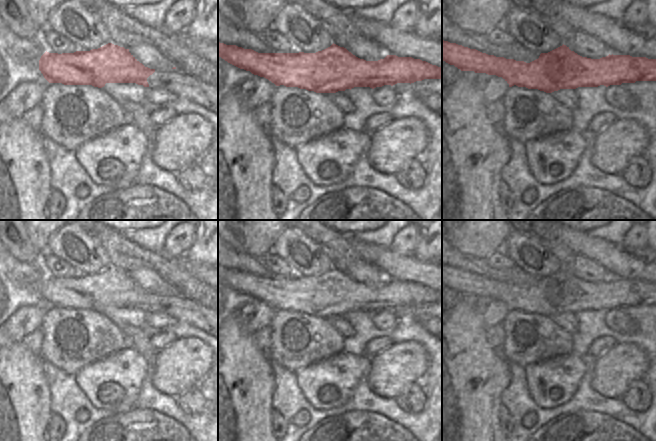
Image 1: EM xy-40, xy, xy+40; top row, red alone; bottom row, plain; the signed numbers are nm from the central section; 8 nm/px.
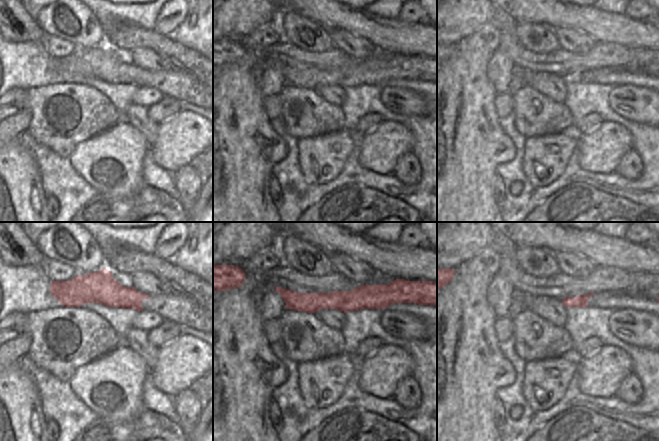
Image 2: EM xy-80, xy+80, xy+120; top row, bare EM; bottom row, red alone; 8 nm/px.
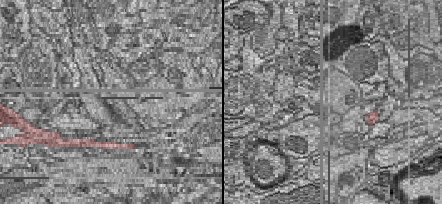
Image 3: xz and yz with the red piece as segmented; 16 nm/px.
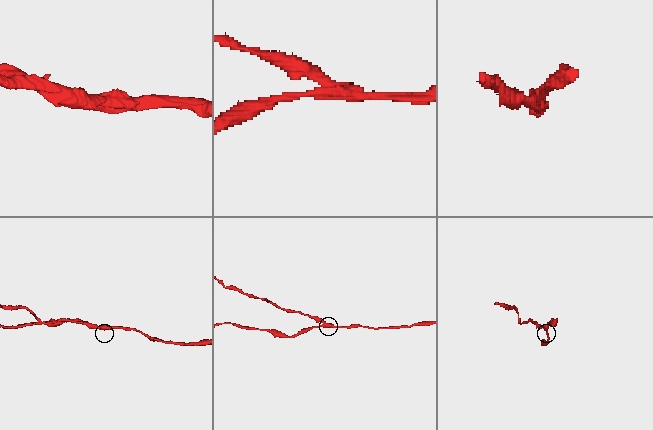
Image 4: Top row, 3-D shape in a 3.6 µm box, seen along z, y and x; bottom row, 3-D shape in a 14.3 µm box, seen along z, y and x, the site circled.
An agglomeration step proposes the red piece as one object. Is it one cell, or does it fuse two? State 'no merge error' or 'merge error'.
merge error

